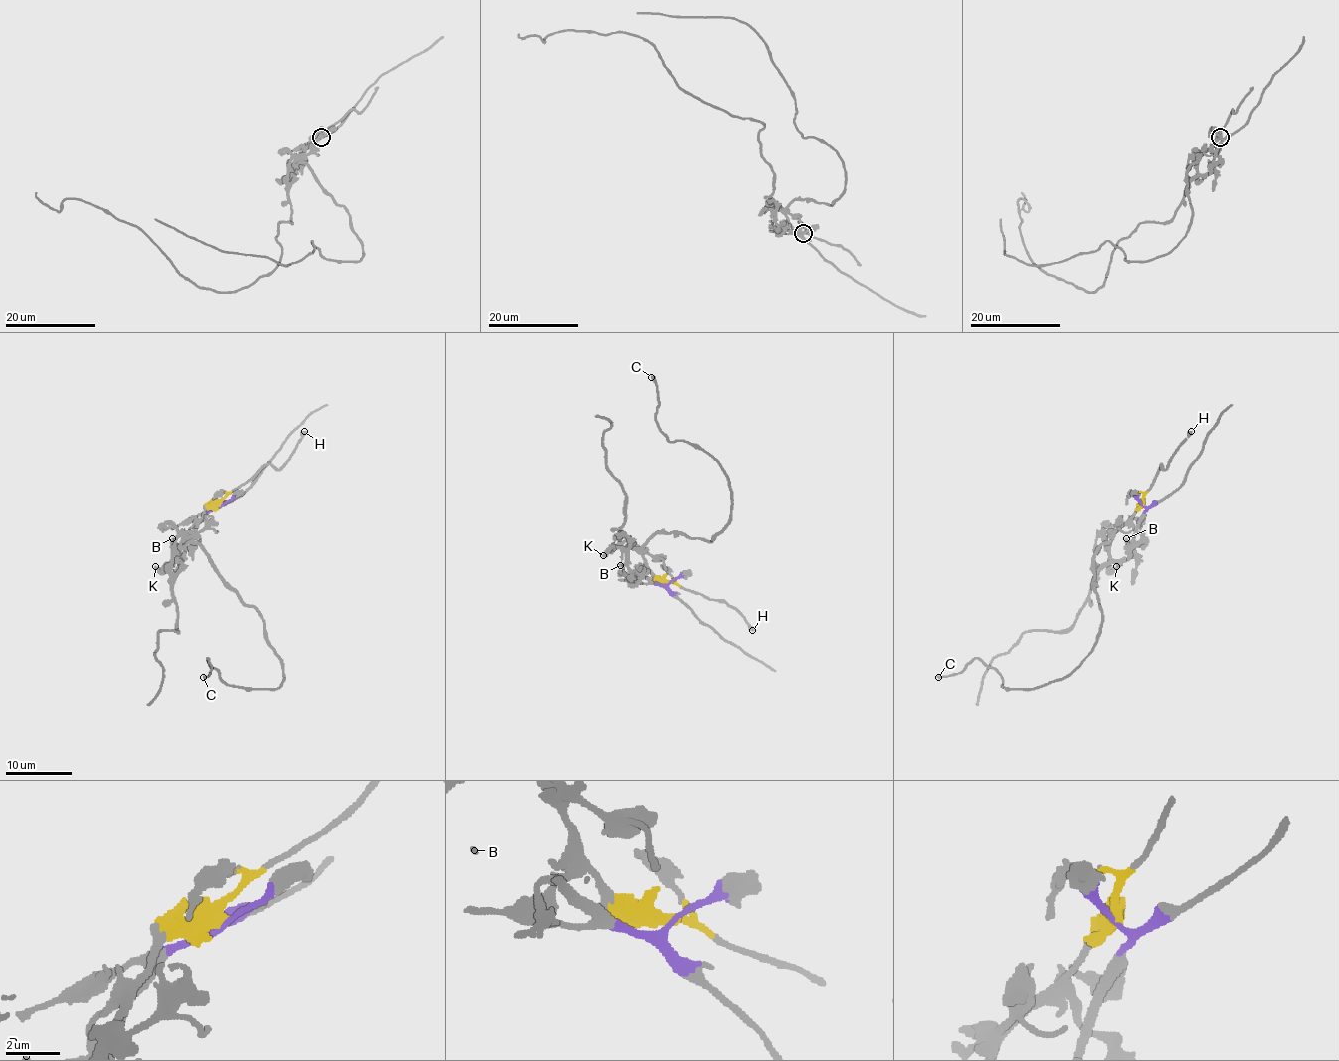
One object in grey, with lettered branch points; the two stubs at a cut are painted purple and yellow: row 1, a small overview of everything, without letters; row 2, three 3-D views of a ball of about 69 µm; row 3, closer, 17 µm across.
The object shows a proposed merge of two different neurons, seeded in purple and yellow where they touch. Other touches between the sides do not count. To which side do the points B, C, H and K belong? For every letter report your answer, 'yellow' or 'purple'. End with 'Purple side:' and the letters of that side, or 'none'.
B: yellow
C: yellow
H: yellow
K: yellow
Purple side: none

